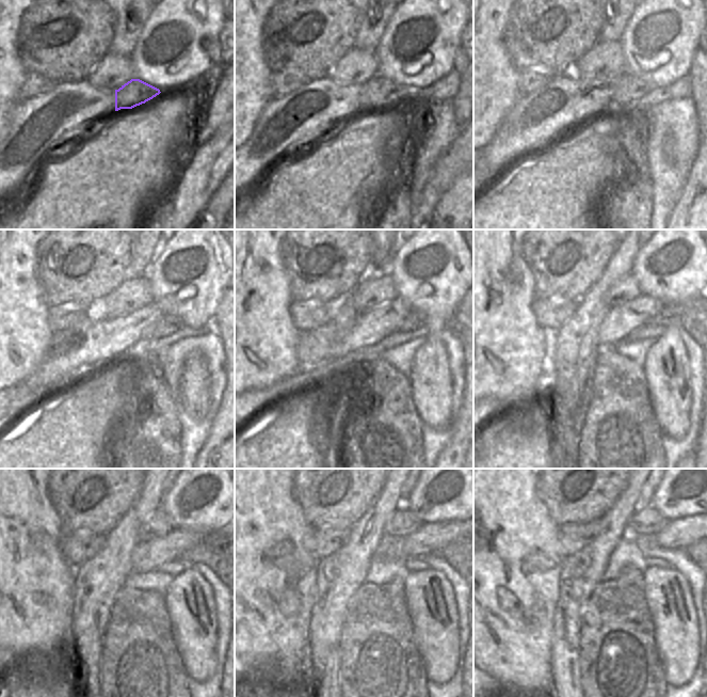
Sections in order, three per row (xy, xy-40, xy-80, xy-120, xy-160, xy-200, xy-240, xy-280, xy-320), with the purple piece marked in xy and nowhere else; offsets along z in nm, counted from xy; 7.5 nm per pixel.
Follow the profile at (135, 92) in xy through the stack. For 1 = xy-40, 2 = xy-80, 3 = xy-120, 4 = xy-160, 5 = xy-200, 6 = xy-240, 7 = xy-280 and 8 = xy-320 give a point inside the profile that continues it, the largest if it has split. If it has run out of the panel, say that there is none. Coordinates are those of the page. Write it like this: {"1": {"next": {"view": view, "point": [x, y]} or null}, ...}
{"1": {"next": {"view": "xy-40", "point": [379, 92]}}, "2": {"next": {"view": "xy-80", "point": [630, 89]}}, "3": {"next": {"view": "xy-120", "point": [164, 326]}}, "4": {"next": {"view": "xy-160", "point": [413, 321]}}, "5": {"next": {"view": "xy-200", "point": [690, 314]}}, "6": {"next": {"view": "xy-240", "point": [211, 551]}}, "7": {"next": {"view": "xy-280", "point": [451, 552]}}, "8": {"next": {"view": "xy-320", "point": [690, 550]}}}

